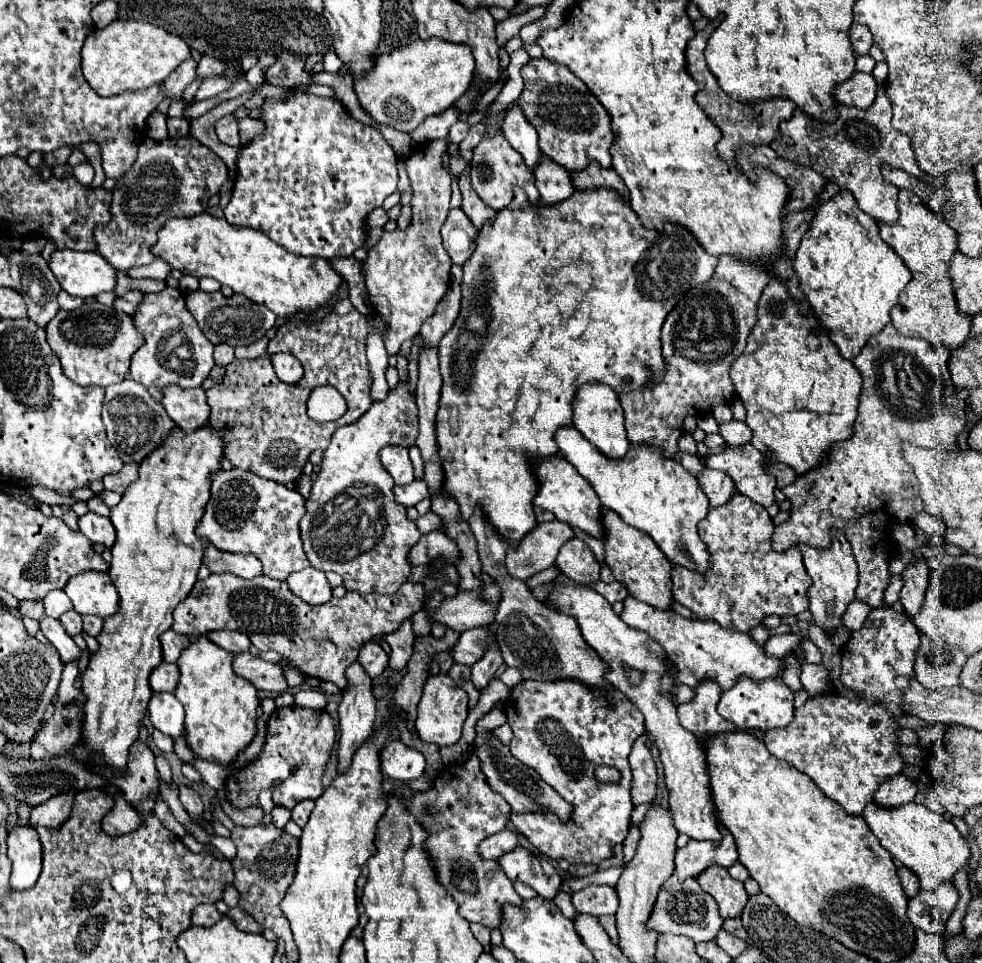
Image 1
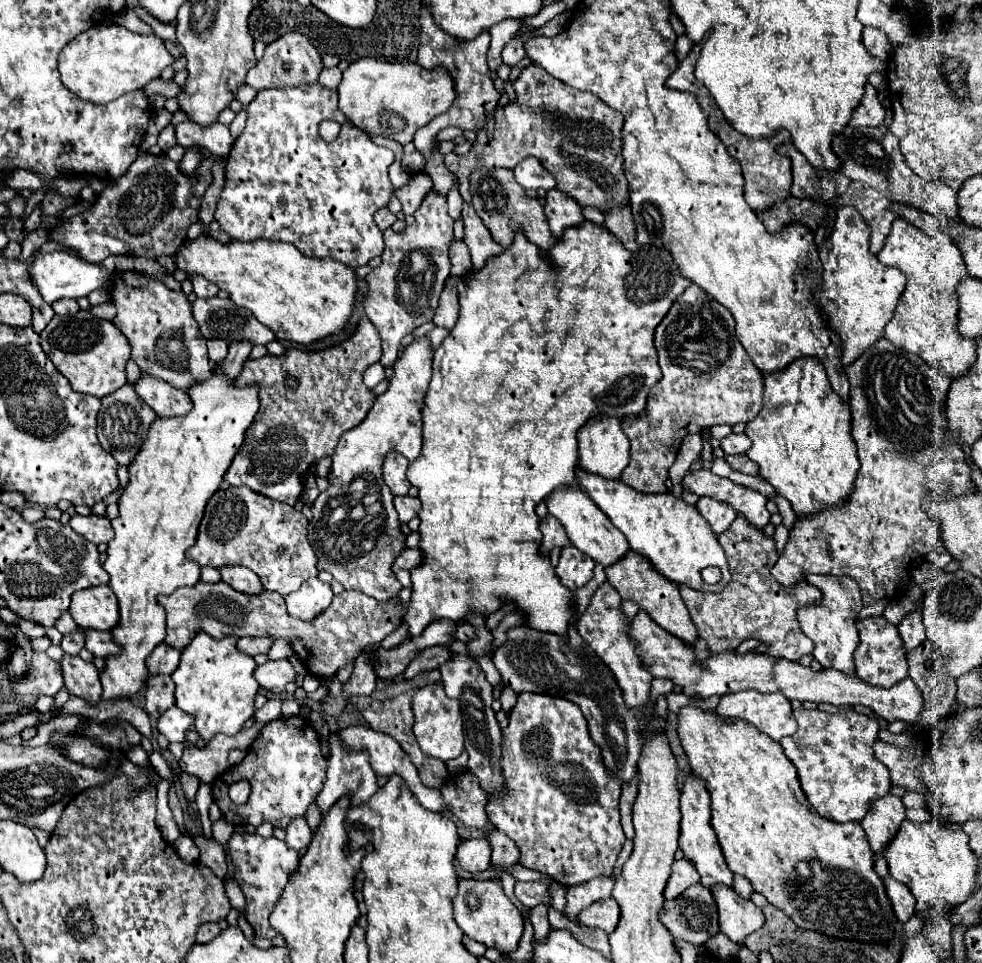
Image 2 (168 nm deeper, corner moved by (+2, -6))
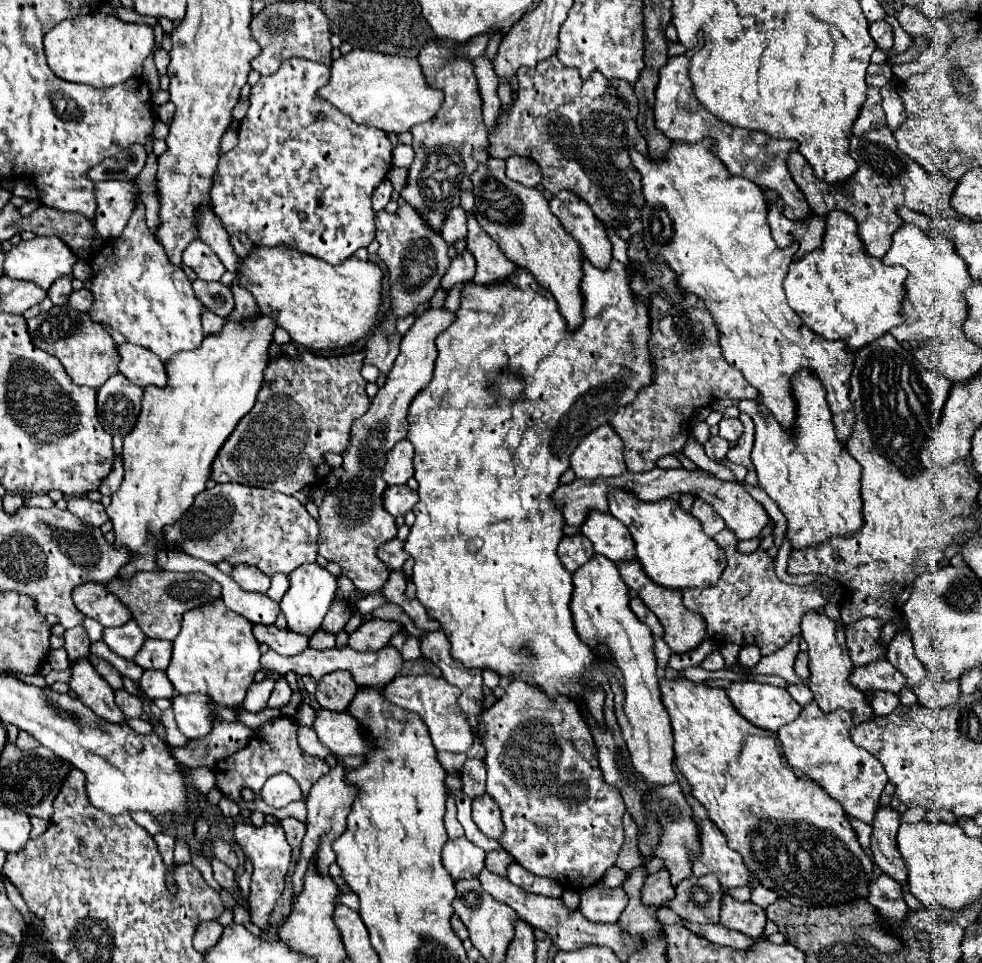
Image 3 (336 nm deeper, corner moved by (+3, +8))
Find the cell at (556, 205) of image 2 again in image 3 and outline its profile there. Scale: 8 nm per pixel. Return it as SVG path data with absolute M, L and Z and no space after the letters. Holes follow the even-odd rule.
M562 190L550 200L550 210L558 216L562 226L582 244L582 252L592 266L606 270L612 262L612 244L604 230L604 224L596 220L590 206L572 192Z

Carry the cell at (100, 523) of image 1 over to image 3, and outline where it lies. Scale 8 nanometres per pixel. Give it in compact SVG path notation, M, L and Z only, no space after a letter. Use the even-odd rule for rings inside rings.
M86 496L80 498L70 498L68 500L68 510L78 516L80 520L92 524L92 526L102 526L108 520L108 514L104 512L102 502L92 502Z

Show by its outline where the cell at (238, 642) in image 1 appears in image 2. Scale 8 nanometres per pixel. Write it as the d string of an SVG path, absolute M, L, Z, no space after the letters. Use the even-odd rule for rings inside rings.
M239 638L239 642L237 642L237 648L247 656L267 654L271 646L273 646L271 638Z

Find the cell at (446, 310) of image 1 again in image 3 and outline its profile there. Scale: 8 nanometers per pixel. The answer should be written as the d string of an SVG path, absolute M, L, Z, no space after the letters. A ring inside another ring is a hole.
M464 250L450 262L450 268L446 270L446 274L442 278L442 288L450 290L454 284L466 282L466 280L474 278L474 272L476 272L476 260L472 258L470 250Z

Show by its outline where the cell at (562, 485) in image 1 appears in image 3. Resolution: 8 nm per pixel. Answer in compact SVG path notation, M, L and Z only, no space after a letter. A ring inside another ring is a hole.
M590 512L582 524L582 534L592 542L594 550L612 562L636 560L636 550L628 528L612 518L610 512Z

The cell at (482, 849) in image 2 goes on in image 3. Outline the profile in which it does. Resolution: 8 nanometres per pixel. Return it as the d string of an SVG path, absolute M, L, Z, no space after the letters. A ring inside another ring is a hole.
M464 836L454 838L442 848L442 864L454 880L476 878L484 868L484 850Z

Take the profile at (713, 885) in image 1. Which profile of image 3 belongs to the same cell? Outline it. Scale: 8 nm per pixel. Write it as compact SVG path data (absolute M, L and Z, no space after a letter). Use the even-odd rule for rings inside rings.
M724 894L722 910L720 910L720 924L730 930L738 930L752 940L758 940L764 936L766 914L754 902L740 904L732 900L728 894Z

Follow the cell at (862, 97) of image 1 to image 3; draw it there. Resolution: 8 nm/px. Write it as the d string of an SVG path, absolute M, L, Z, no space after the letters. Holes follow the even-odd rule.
M868 88L868 98L860 110L860 116L854 124L854 134L860 136L860 134L866 134L868 130L874 130L874 128L882 128L886 126L886 114L882 110L882 96L880 96L880 90L878 88Z

